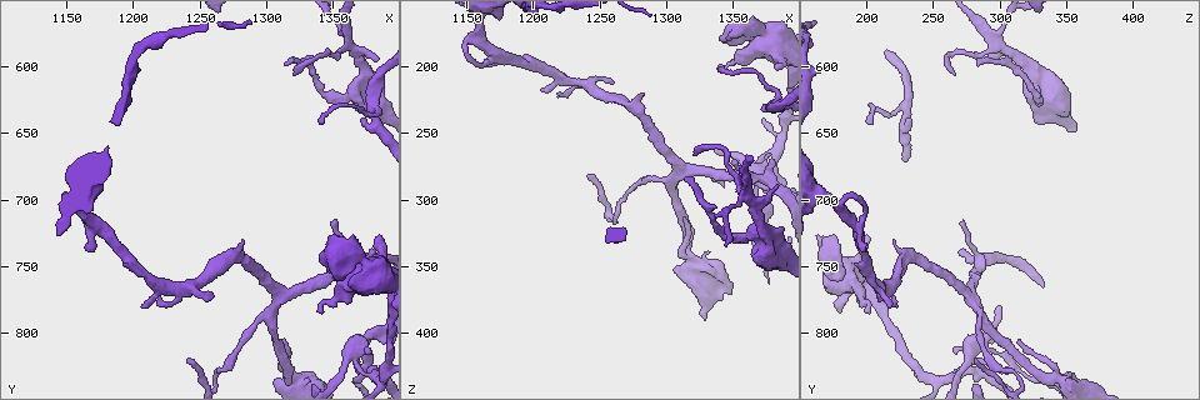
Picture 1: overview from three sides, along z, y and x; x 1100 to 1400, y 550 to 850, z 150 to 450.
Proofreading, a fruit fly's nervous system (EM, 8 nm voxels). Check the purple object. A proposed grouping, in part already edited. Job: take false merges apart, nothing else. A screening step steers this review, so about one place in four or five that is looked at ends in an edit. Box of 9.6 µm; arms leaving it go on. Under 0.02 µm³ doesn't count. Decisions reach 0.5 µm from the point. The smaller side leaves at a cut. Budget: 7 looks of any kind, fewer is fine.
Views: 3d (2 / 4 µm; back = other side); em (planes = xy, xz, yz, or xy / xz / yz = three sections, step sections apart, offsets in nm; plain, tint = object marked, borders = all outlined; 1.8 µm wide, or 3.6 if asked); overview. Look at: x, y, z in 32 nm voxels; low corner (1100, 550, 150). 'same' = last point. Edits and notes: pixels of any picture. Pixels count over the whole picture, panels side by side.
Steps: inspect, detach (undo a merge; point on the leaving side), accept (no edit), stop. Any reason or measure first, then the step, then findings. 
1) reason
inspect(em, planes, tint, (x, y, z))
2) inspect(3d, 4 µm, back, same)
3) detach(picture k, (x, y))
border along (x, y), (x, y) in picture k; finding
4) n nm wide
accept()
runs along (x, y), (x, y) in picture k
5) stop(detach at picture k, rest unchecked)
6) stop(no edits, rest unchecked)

thin neck
inspect(em, xy, step 8, tint, (1378, 816, 304))

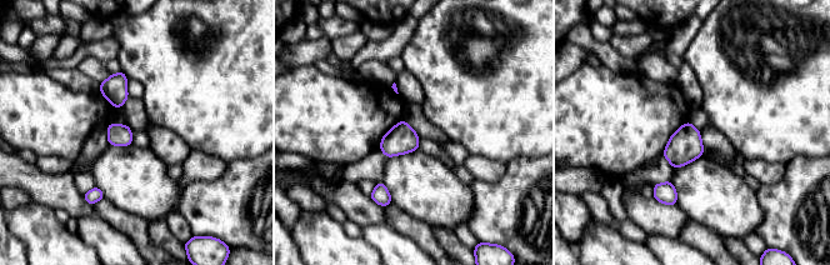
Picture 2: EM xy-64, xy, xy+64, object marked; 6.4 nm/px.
inspect(em, yz, step 16, tint, same)

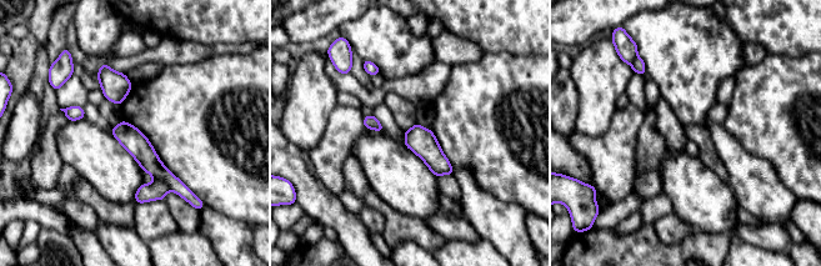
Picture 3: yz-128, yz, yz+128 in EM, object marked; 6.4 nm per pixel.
detach(picture 3, (141, 150))
the part that leaves runs along (115, 130), (123, 132), (176, 187) in picture 3; a second neuron is stuck on

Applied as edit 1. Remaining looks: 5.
inspect(overview)

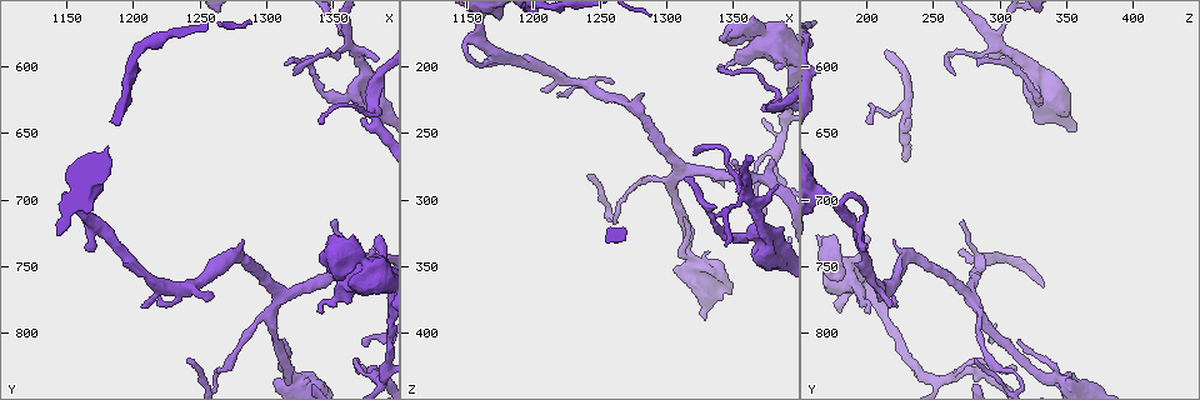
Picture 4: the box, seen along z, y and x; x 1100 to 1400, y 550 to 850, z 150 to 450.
sharp bend
inspect(em, 3.6 µm, planes, tint, (1370, 762, 186))

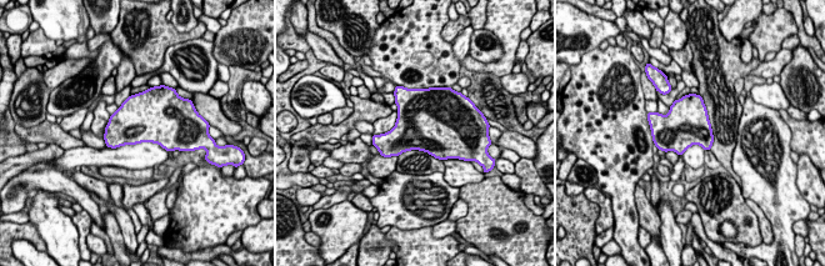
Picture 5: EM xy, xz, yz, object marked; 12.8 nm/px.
accept()
all the same neuron

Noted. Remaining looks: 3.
three arms meet
inspect(3d, 2 µm, (1362, 584, 302))

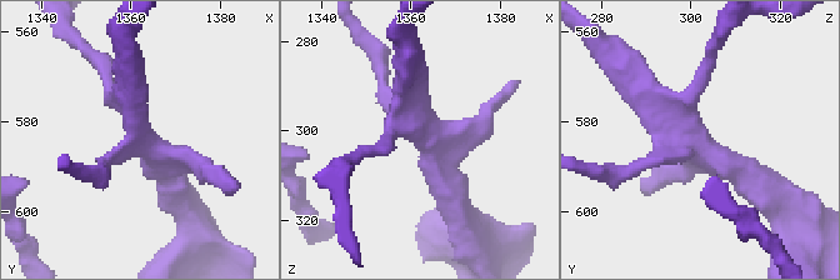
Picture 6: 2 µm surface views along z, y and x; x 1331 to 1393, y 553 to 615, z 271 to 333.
shape alone is not enough
inspect(em, planes, tint, (1363, 586, 301))

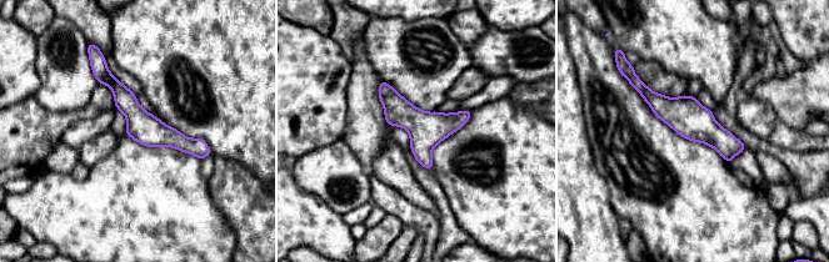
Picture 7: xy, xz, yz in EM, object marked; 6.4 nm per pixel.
200 nm wide
accept()
runs along (98, 66), (156, 134), (206, 152) in picture 7; all the same neuron

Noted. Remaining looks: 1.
stop(detach at picture 3, rest unchecked)

